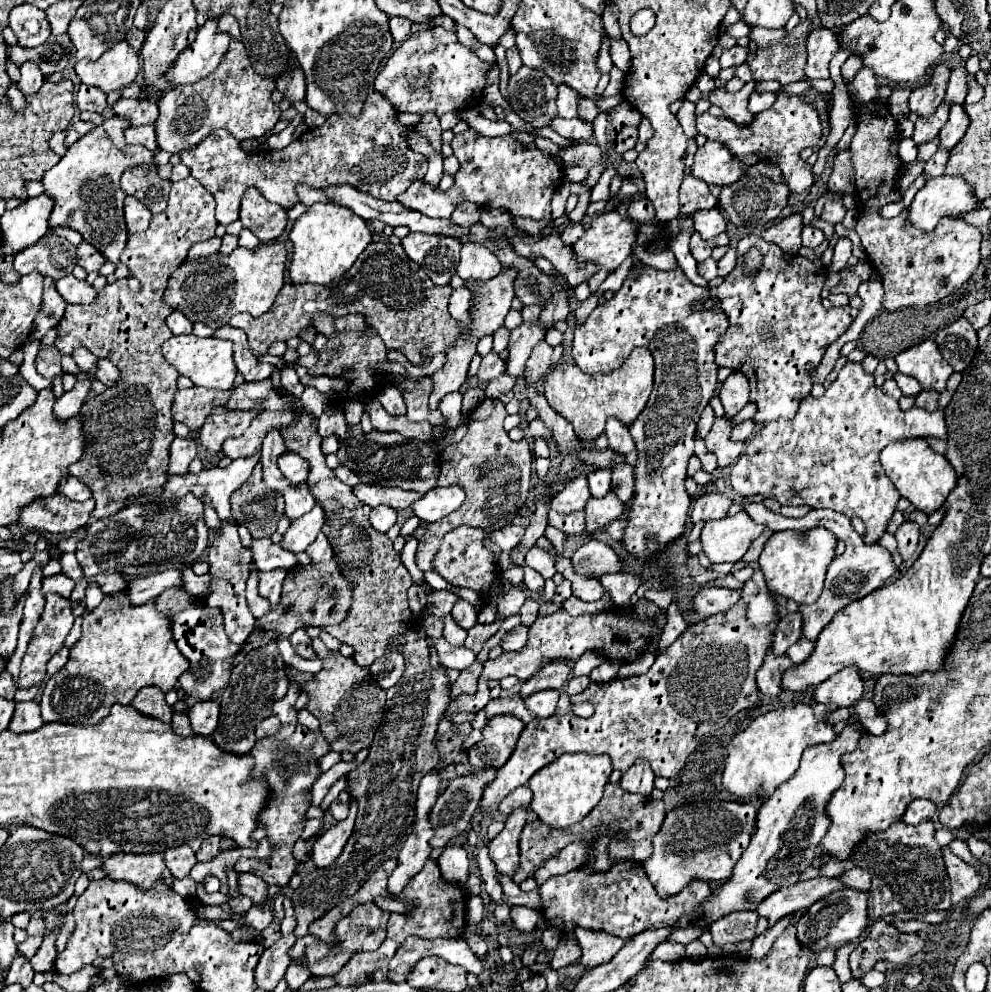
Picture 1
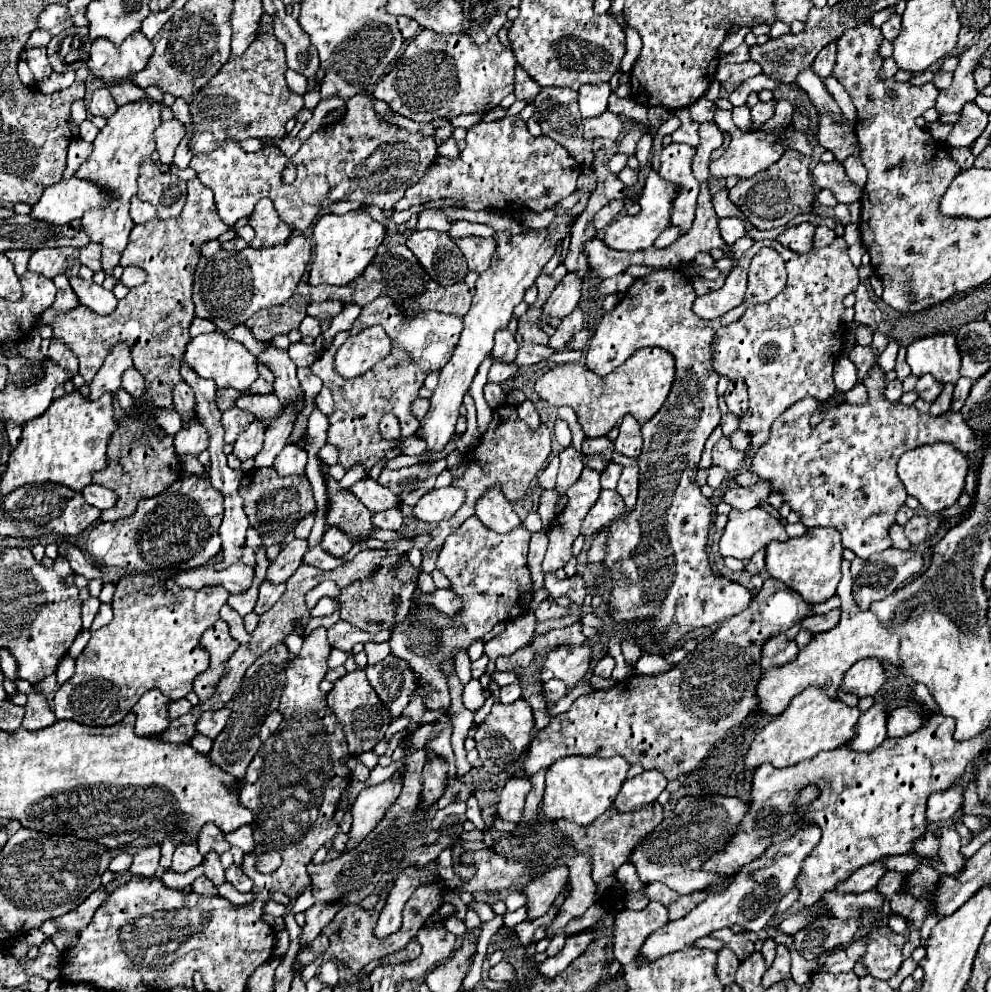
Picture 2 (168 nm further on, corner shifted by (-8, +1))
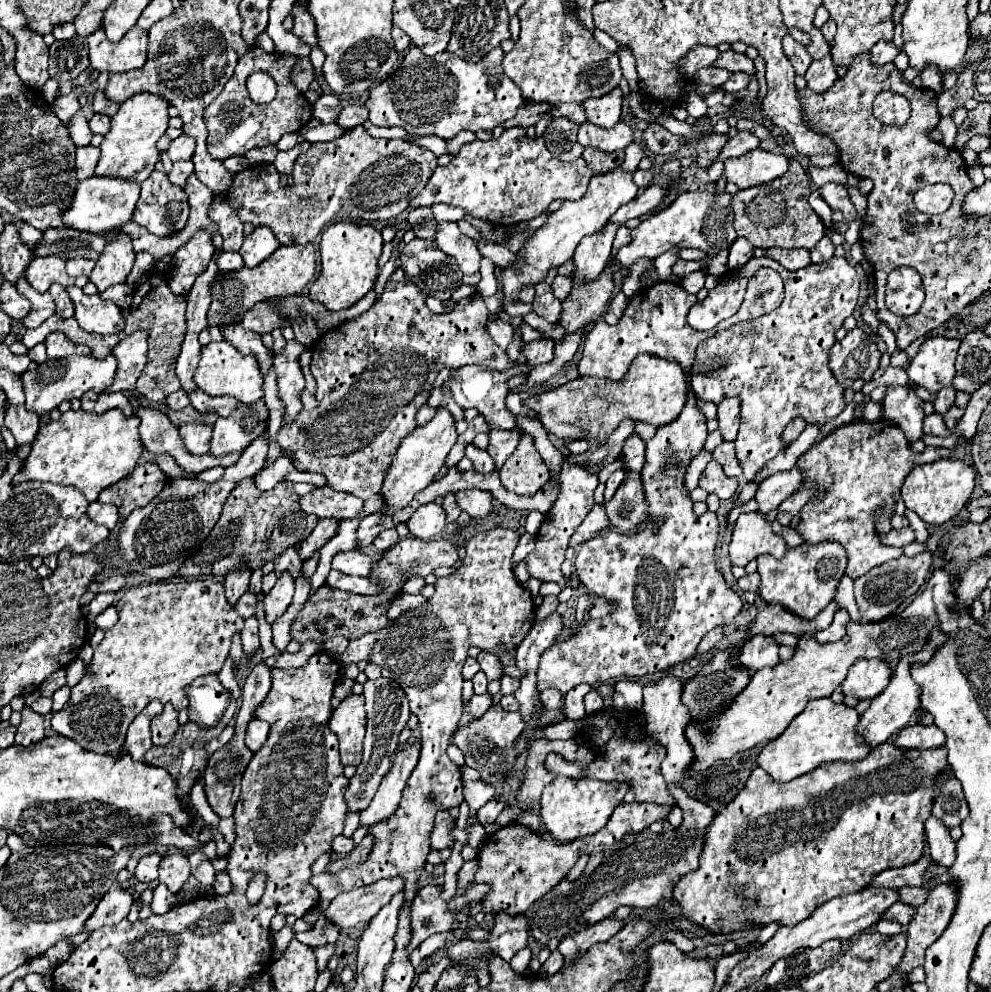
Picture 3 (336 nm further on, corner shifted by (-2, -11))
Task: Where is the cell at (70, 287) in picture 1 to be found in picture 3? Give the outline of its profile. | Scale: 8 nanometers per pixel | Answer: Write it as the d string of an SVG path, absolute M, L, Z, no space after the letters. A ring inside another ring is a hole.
M69 287L67 291L75 303L75 319L81 329L91 333L121 333L125 329L125 317L113 301L85 295L79 287Z

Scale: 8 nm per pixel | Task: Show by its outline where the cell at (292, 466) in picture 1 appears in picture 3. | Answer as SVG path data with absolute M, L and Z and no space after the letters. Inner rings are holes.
M279 457L275 463L265 465L265 467L253 477L253 481L255 481L257 489L269 491L269 489L273 489L273 487L275 487L291 469L293 469L291 461L289 461L287 457Z

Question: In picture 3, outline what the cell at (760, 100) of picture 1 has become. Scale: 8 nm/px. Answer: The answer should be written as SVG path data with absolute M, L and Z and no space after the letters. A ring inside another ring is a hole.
M737 133L733 139L727 141L727 145L721 149L719 157L715 161L727 161L729 157L741 157L743 153L757 149L759 147L759 139L751 133Z

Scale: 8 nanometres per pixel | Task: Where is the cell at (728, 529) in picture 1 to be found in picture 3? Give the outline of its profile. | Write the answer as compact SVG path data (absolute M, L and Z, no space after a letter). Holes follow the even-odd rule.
M757 511L739 515L729 543L733 565L745 567L749 561L757 559L763 553L783 557L785 551L787 551L785 541L771 529L771 523L763 513Z

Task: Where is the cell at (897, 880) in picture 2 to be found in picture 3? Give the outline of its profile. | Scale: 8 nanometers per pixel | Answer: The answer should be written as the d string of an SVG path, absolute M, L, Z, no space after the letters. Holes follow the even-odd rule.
M903 887L899 889L899 895L901 895L901 901L907 903L907 905L913 905L913 907L919 907L923 905L923 901L927 899L927 889L923 887Z

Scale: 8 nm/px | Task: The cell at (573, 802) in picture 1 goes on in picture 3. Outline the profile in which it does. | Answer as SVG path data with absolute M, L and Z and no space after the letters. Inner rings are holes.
M557 777L549 783L541 795L541 819L547 825L551 837L559 843L575 841L583 835L597 833L601 827L607 825L613 809L623 801L627 793L627 783L619 781L595 781L589 777L571 779L571 777Z

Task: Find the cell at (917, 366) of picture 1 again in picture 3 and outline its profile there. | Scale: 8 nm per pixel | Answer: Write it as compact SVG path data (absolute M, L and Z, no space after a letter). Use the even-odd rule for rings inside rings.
M947 337L927 339L907 367L909 379L931 393L937 393L939 389L951 385L955 377L955 357L959 345L961 345L959 339Z

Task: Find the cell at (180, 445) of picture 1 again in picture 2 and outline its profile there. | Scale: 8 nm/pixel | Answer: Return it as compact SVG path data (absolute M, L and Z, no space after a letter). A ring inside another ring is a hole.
M193 421L181 429L181 433L175 435L175 451L179 455L193 455L197 457L207 449L209 445L209 435L205 427L199 421Z

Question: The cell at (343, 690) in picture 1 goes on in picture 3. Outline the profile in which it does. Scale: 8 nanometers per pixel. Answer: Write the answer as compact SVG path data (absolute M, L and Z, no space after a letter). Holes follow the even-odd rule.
M351 695L341 701L329 719L329 729L339 737L343 765L359 765L365 737L365 703L363 695Z

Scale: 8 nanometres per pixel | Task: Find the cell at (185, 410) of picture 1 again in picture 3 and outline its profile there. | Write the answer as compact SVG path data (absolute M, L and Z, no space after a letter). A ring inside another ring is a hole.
M179 389L179 391L171 393L165 403L167 403L167 407L171 407L171 409L183 409L183 407L189 405L189 397L187 397L187 393L185 393L183 389Z

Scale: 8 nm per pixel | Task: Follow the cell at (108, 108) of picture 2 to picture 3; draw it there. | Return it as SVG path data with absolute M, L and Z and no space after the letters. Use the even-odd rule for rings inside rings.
M93 115L93 119L89 121L89 127L93 133L99 133L99 135L105 135L109 131L109 119L105 115Z

